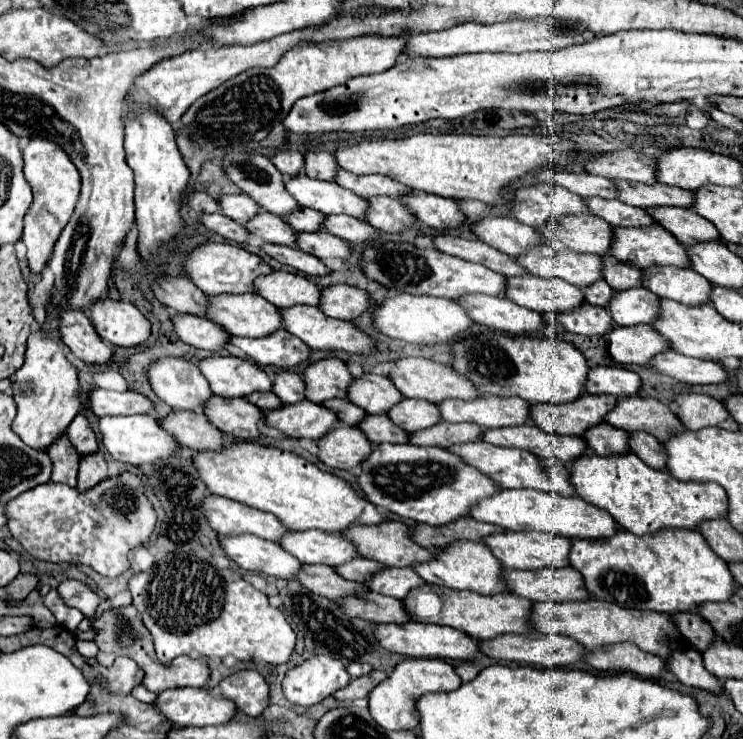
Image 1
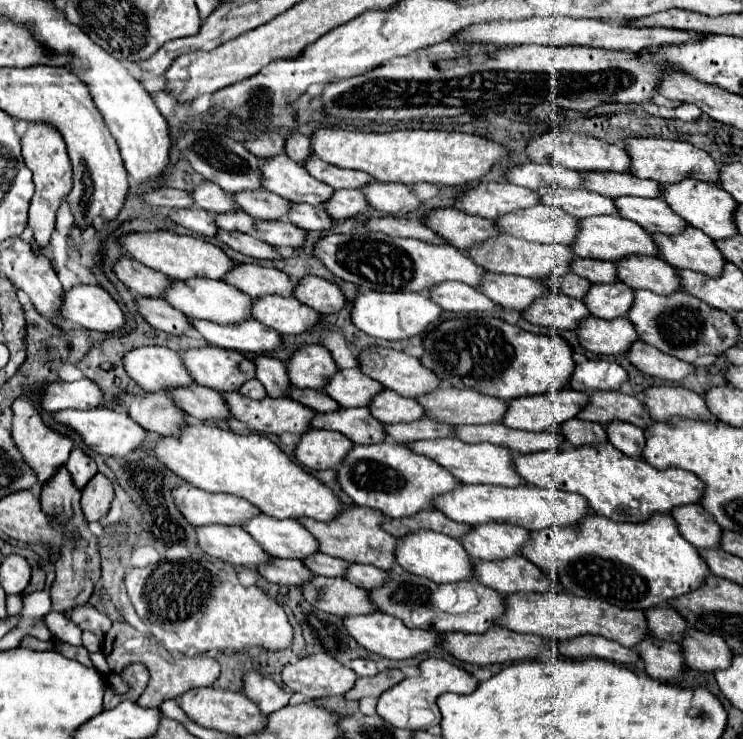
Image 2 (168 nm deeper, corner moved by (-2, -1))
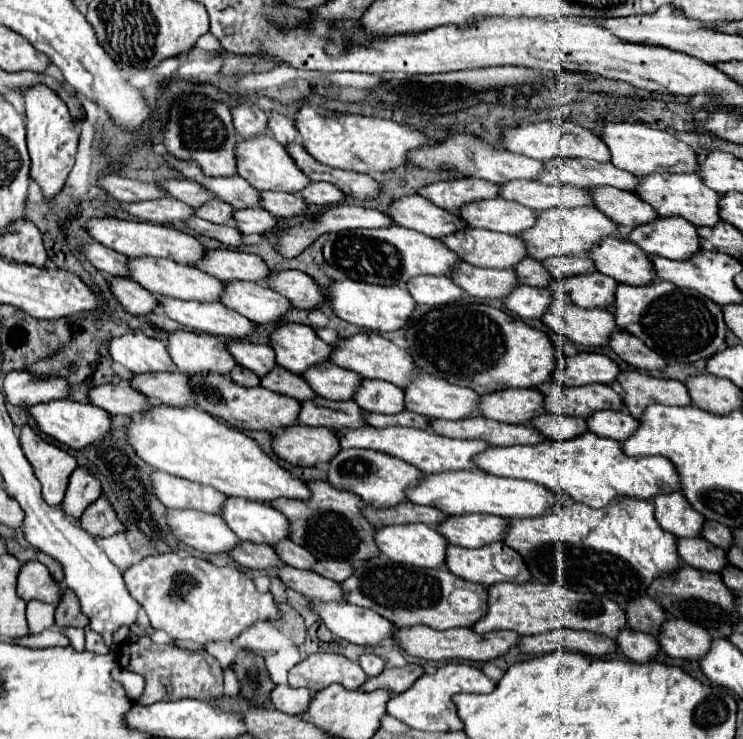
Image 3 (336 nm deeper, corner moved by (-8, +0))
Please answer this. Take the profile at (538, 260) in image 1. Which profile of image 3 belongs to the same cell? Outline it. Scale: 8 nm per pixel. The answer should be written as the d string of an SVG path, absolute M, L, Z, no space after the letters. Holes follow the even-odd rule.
M466 227L442 239L458 257L476 267L514 269L528 257L526 243L516 235L486 231L478 227Z

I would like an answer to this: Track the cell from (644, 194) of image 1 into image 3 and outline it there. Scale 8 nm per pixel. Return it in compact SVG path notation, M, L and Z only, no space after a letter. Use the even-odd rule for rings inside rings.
M570 159L570 161L550 161L546 163L546 169L542 177L538 177L540 183L546 185L572 185L572 187L618 187L626 191L634 191L640 183L640 177L622 171L614 167L612 163L596 163L586 159Z

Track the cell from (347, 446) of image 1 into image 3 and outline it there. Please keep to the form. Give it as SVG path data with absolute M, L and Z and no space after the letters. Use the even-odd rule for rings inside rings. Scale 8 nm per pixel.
M294 425L274 437L272 447L278 457L292 465L314 467L316 463L326 463L340 451L338 437L328 427L306 427Z

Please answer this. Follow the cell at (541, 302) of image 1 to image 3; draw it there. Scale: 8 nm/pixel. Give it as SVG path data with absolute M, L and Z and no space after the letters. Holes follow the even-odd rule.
M458 263L458 269L450 275L468 295L480 299L504 299L520 285L512 269L484 269L470 263Z

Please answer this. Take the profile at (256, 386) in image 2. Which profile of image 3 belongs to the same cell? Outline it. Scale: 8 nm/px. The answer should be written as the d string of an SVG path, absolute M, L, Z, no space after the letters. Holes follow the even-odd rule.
M238 365L238 369L234 369L234 373L230 373L230 377L242 387L258 387L260 385L260 377L256 373L252 373L250 369L240 367L240 365Z

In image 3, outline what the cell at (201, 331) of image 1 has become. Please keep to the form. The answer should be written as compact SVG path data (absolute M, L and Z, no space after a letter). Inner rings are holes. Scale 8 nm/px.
M114 277L110 281L110 285L112 285L112 293L118 297L118 301L124 305L124 309L132 315L150 315L160 309L154 293L150 293L136 281L130 281L124 277Z

